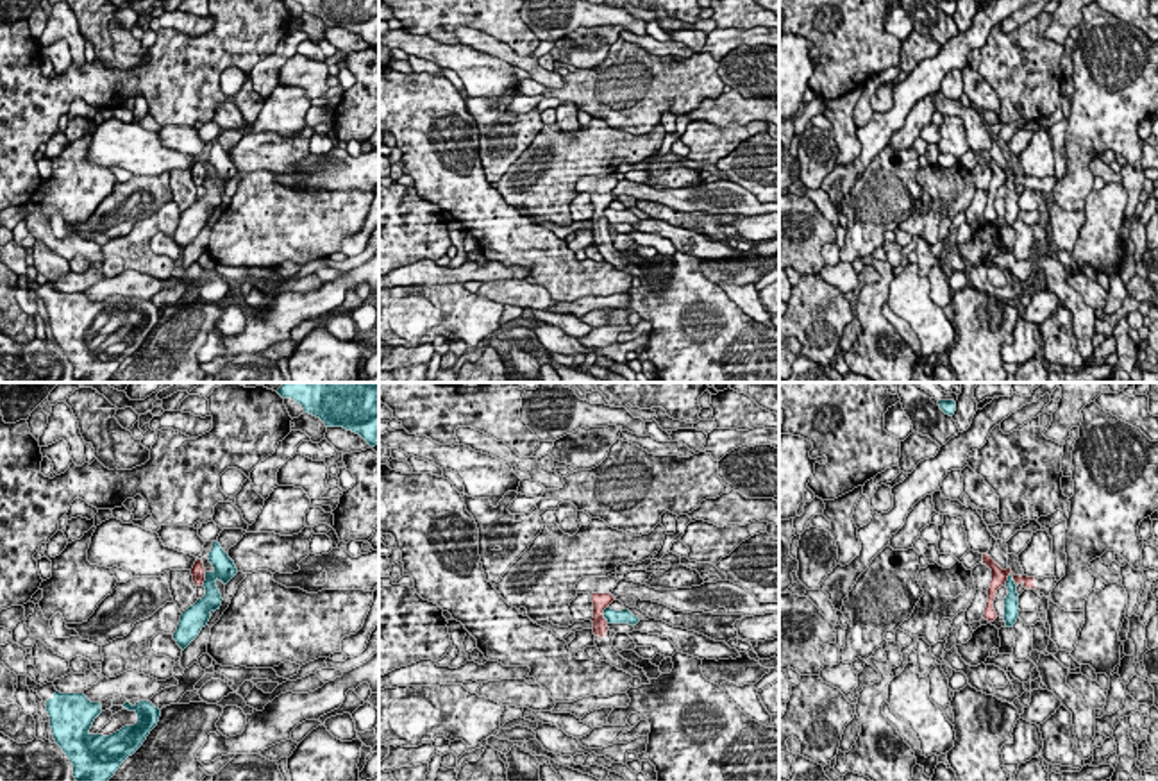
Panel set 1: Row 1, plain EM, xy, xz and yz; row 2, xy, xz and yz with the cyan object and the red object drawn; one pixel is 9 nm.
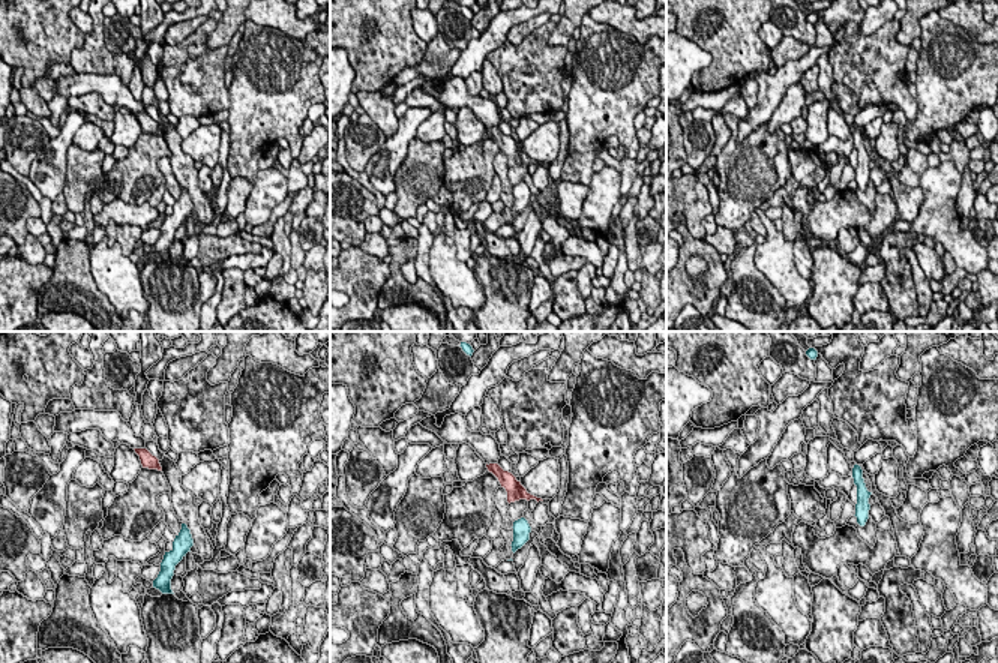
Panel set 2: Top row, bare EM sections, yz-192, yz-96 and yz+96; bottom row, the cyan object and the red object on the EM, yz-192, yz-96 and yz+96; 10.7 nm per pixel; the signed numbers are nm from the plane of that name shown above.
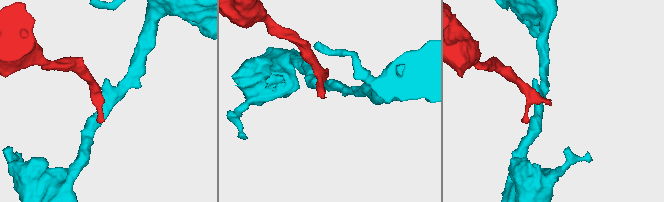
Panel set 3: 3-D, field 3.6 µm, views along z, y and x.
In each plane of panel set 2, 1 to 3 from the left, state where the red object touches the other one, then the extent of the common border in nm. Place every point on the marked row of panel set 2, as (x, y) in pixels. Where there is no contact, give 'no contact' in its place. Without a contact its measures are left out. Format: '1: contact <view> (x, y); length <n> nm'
1: no contact
2: no contact
3: no contact

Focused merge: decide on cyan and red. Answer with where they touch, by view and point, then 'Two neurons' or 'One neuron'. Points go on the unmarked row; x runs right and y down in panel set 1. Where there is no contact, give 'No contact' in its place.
Touches cyan at yz (1008, 179). Two neurons

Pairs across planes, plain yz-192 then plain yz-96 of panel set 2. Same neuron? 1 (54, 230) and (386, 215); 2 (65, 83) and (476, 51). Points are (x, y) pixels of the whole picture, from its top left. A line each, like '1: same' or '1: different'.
1: same
2: different

